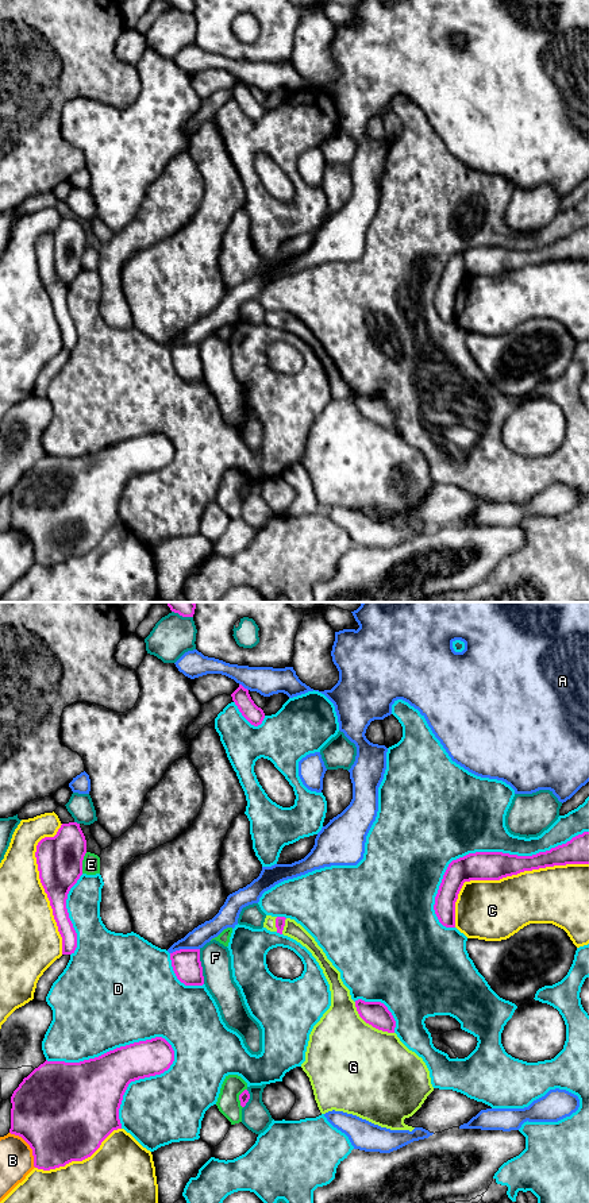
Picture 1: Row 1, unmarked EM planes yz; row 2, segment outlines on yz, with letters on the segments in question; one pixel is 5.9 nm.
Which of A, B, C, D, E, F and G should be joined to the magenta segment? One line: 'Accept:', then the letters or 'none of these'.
Accept: G

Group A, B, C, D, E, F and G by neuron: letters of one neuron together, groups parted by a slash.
A / B / C / D / E / F / G

